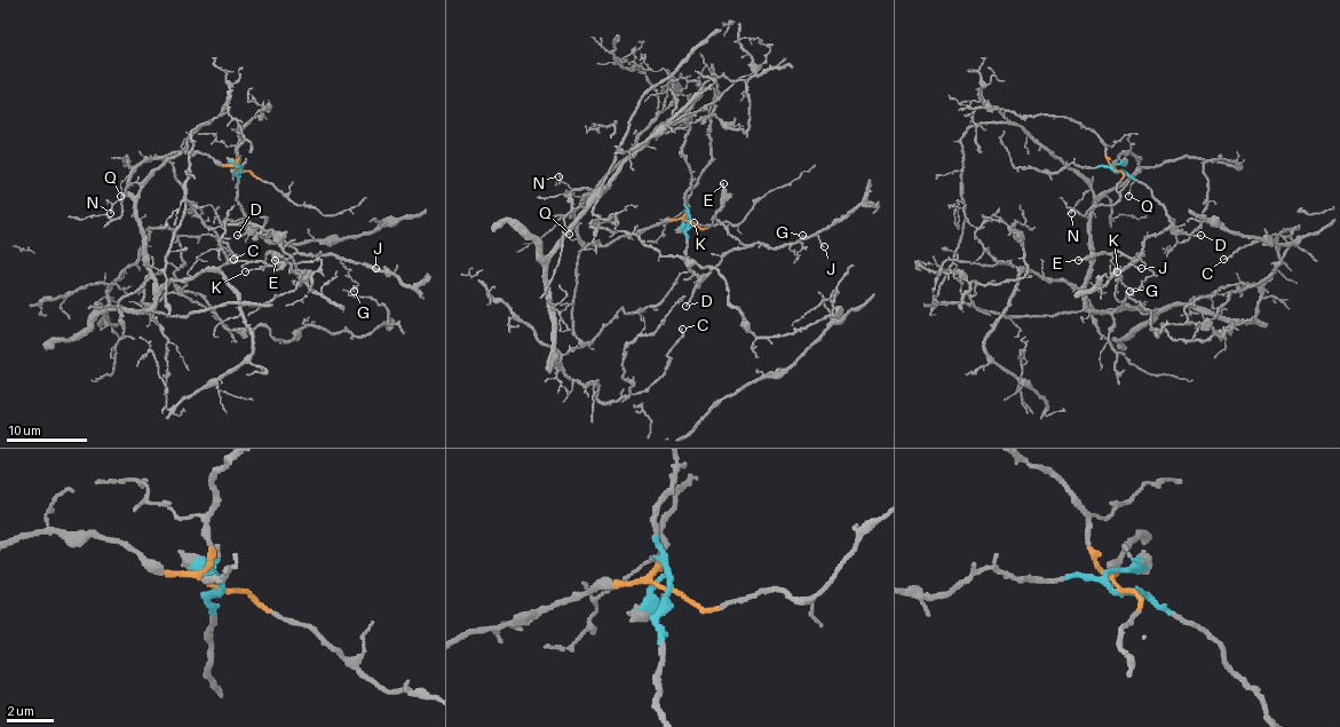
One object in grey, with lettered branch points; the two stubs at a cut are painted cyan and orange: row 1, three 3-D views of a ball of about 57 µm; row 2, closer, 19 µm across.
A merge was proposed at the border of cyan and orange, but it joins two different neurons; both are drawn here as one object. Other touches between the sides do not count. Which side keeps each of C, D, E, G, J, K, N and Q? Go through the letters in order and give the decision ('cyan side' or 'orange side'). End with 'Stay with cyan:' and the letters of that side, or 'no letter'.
C: orange side
D: cyan side
E: cyan side
G: cyan side
J: cyan side
K: cyan side
N: orange side
Q: orange side
Stay with cyan: D, E, G, J, K

